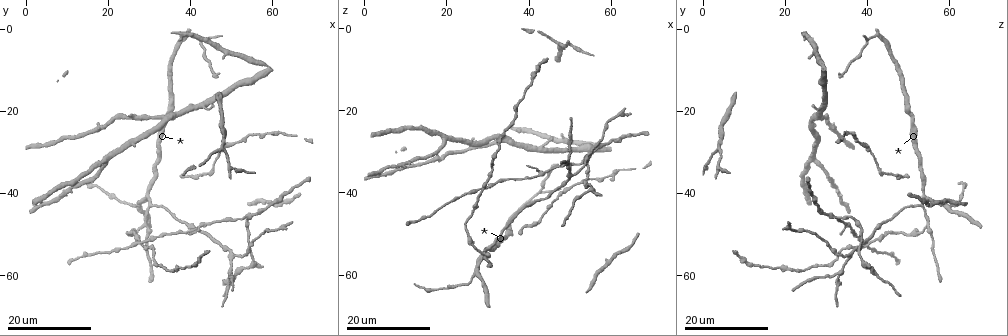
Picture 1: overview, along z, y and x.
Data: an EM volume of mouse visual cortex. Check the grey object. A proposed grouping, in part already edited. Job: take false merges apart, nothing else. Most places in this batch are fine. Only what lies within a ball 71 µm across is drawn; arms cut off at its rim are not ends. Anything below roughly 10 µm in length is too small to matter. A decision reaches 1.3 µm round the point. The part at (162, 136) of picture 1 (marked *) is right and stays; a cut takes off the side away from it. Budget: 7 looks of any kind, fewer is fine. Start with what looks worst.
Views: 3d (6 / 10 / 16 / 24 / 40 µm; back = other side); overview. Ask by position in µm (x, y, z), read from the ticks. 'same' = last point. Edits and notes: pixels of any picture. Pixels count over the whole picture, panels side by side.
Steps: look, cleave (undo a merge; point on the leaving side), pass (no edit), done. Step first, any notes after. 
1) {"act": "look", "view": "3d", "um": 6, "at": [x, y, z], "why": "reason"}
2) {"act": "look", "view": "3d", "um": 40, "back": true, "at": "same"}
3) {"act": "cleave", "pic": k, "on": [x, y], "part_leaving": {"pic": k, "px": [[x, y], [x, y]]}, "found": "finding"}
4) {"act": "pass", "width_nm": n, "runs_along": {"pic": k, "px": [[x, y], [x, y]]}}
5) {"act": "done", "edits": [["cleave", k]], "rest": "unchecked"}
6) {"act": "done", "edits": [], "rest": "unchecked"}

{"act": "look", "view": "3d", "um": 16, "at": [28.5, 52.5, 40.5], "why": "three arms meet"}

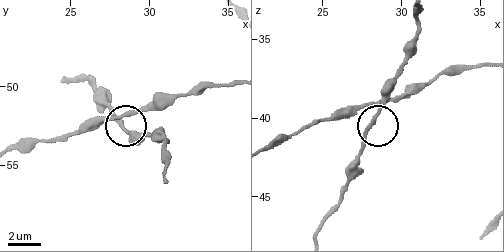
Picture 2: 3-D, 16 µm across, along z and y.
{"act": "look", "view": "3d", "um": 10, "at": [28.3, 52.4, 40.1], "why": "zoom in"}

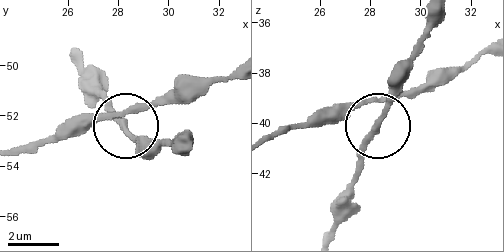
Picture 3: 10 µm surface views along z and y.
{"act": "pass", "arms": 3, "runs_along": {"pic": 3, "px": [[71, 58], [155, 154]]}, "found": "continuous, no second cell"}

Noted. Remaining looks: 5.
{"act": "look", "view": "3d", "um": 24, "at": [51.0, 55.0, 35.5]}

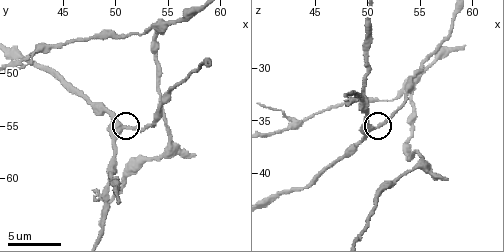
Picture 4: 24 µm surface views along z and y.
{"act": "look", "view": "3d", "um": 6, "at": [50.8, 55.2, 35.6]}

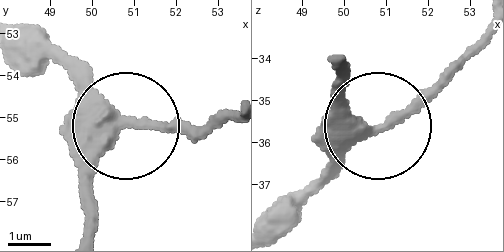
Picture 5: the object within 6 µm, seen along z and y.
{"act": "pass", "width_nm": 440, "found": "one cell here"}

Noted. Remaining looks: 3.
{"act": "look", "view": "3d", "um": 24, "at": [60.0, 25.5, 35.5], "why": "three-way junction"}

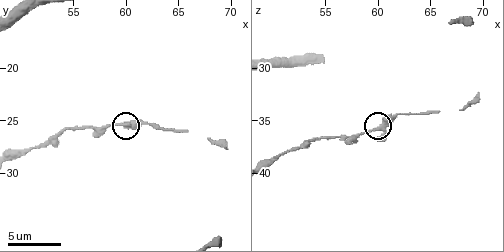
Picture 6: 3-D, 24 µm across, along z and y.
{"act": "look", "view": "3d", "um": 10, "at": [60.0, 25.2, 36.0]}

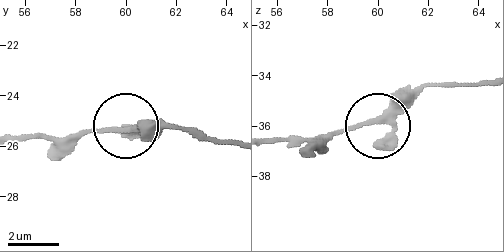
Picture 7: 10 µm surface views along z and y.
{"act": "pass", "width_nm": 210, "runs_along": {"pic": 7, "px": [[17, 139], [75, 139], [113, 126], [176, 126]]}, "found": "all the same cell"}

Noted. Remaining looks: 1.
{"act": "done", "edits": [], "rest": "unchecked"}

